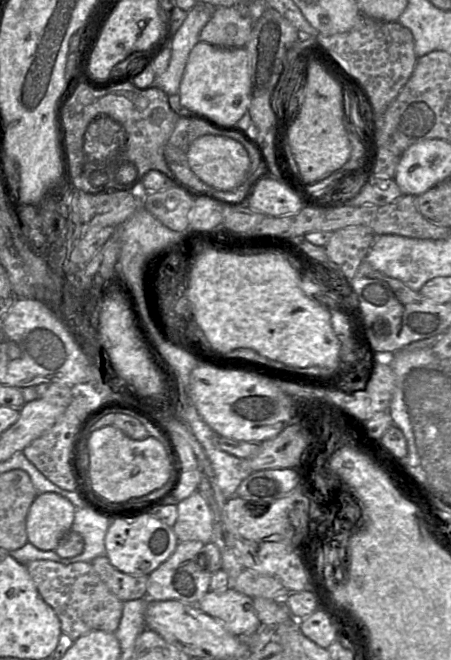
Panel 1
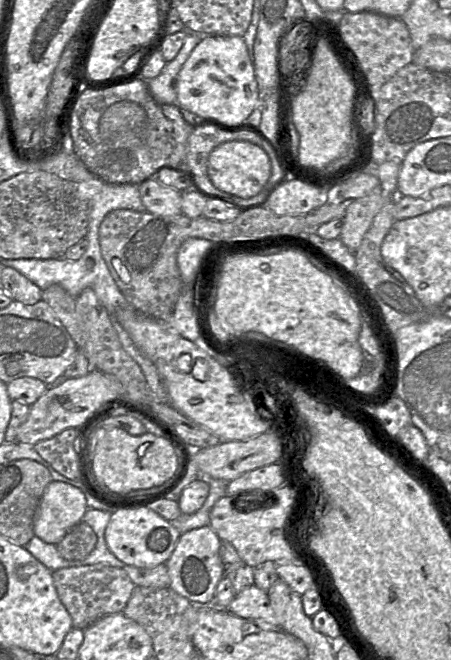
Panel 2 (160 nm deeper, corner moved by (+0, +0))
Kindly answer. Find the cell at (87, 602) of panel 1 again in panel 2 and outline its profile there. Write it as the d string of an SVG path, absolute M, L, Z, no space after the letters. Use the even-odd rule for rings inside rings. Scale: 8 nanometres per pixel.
M108 563L61 568L53 571L52 577L58 597L71 616L72 627L82 630L106 615L122 612L135 587L123 569Z

